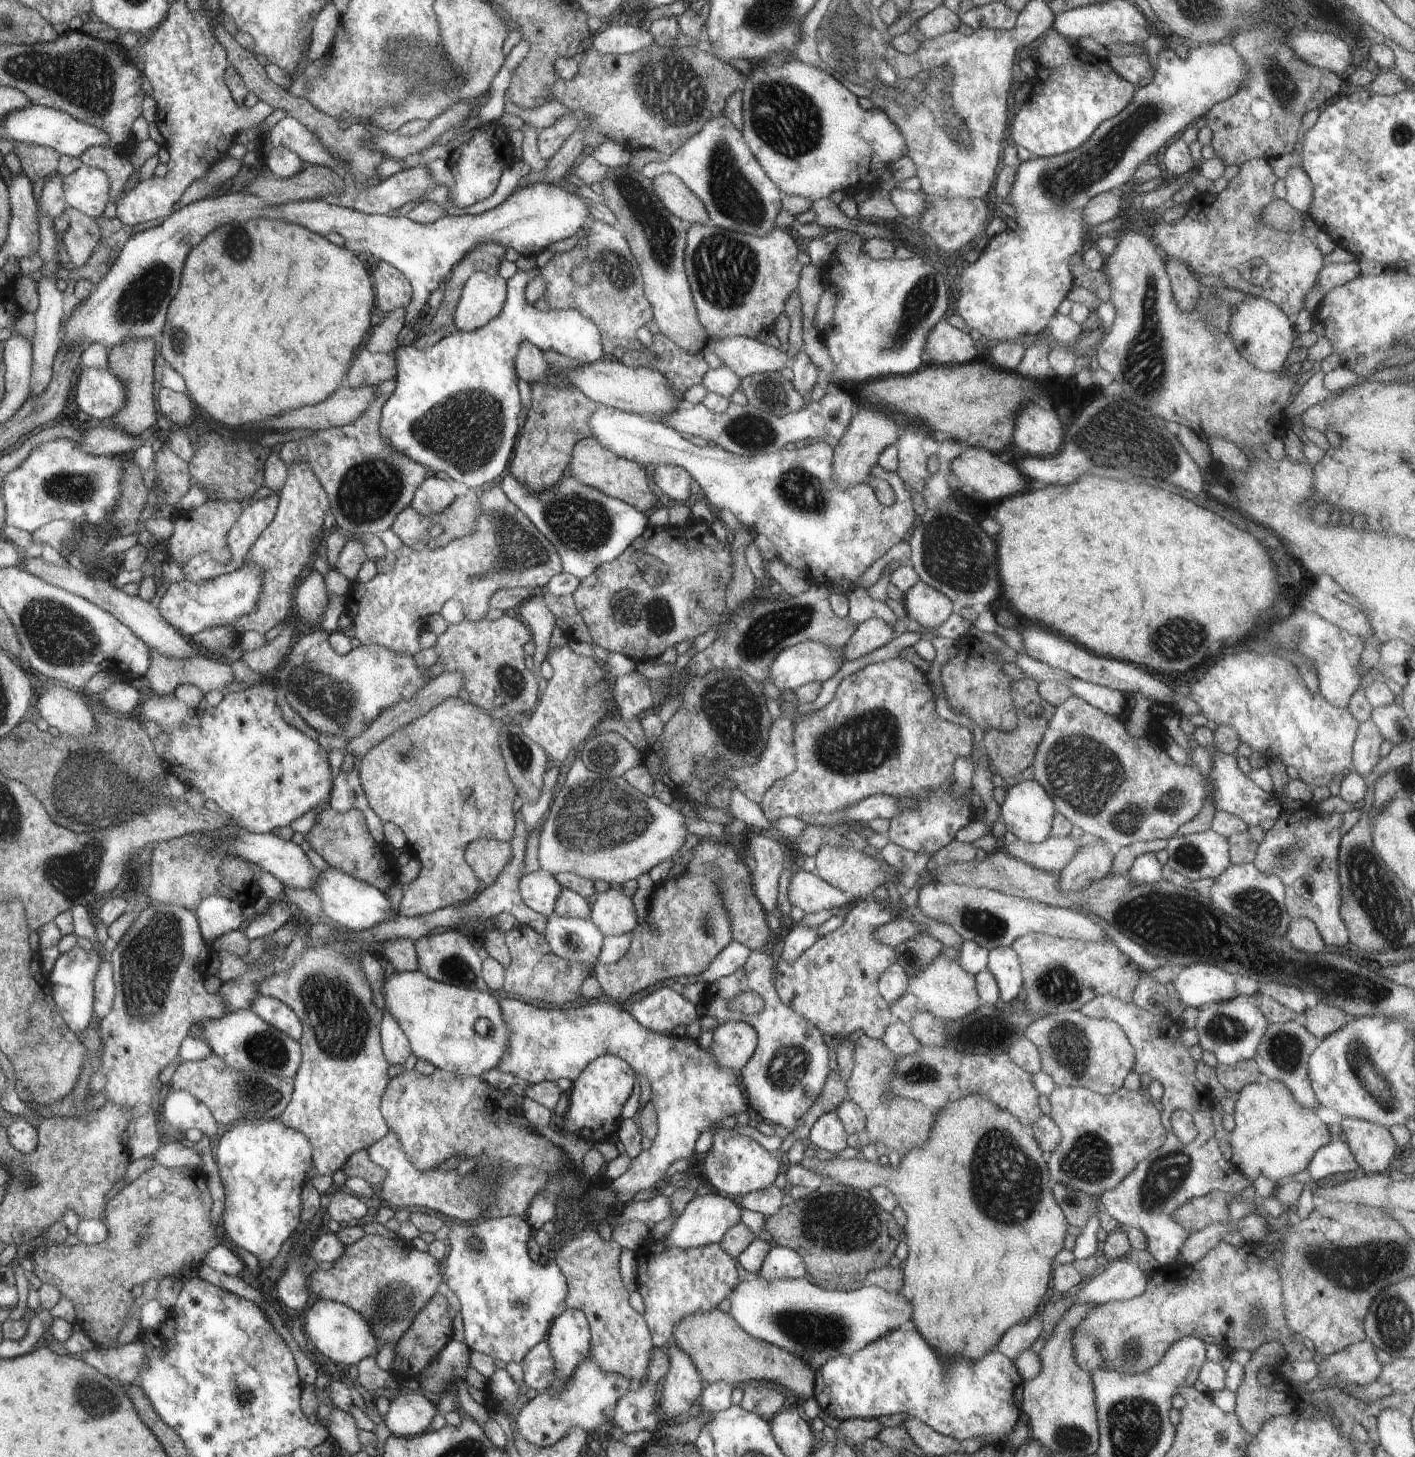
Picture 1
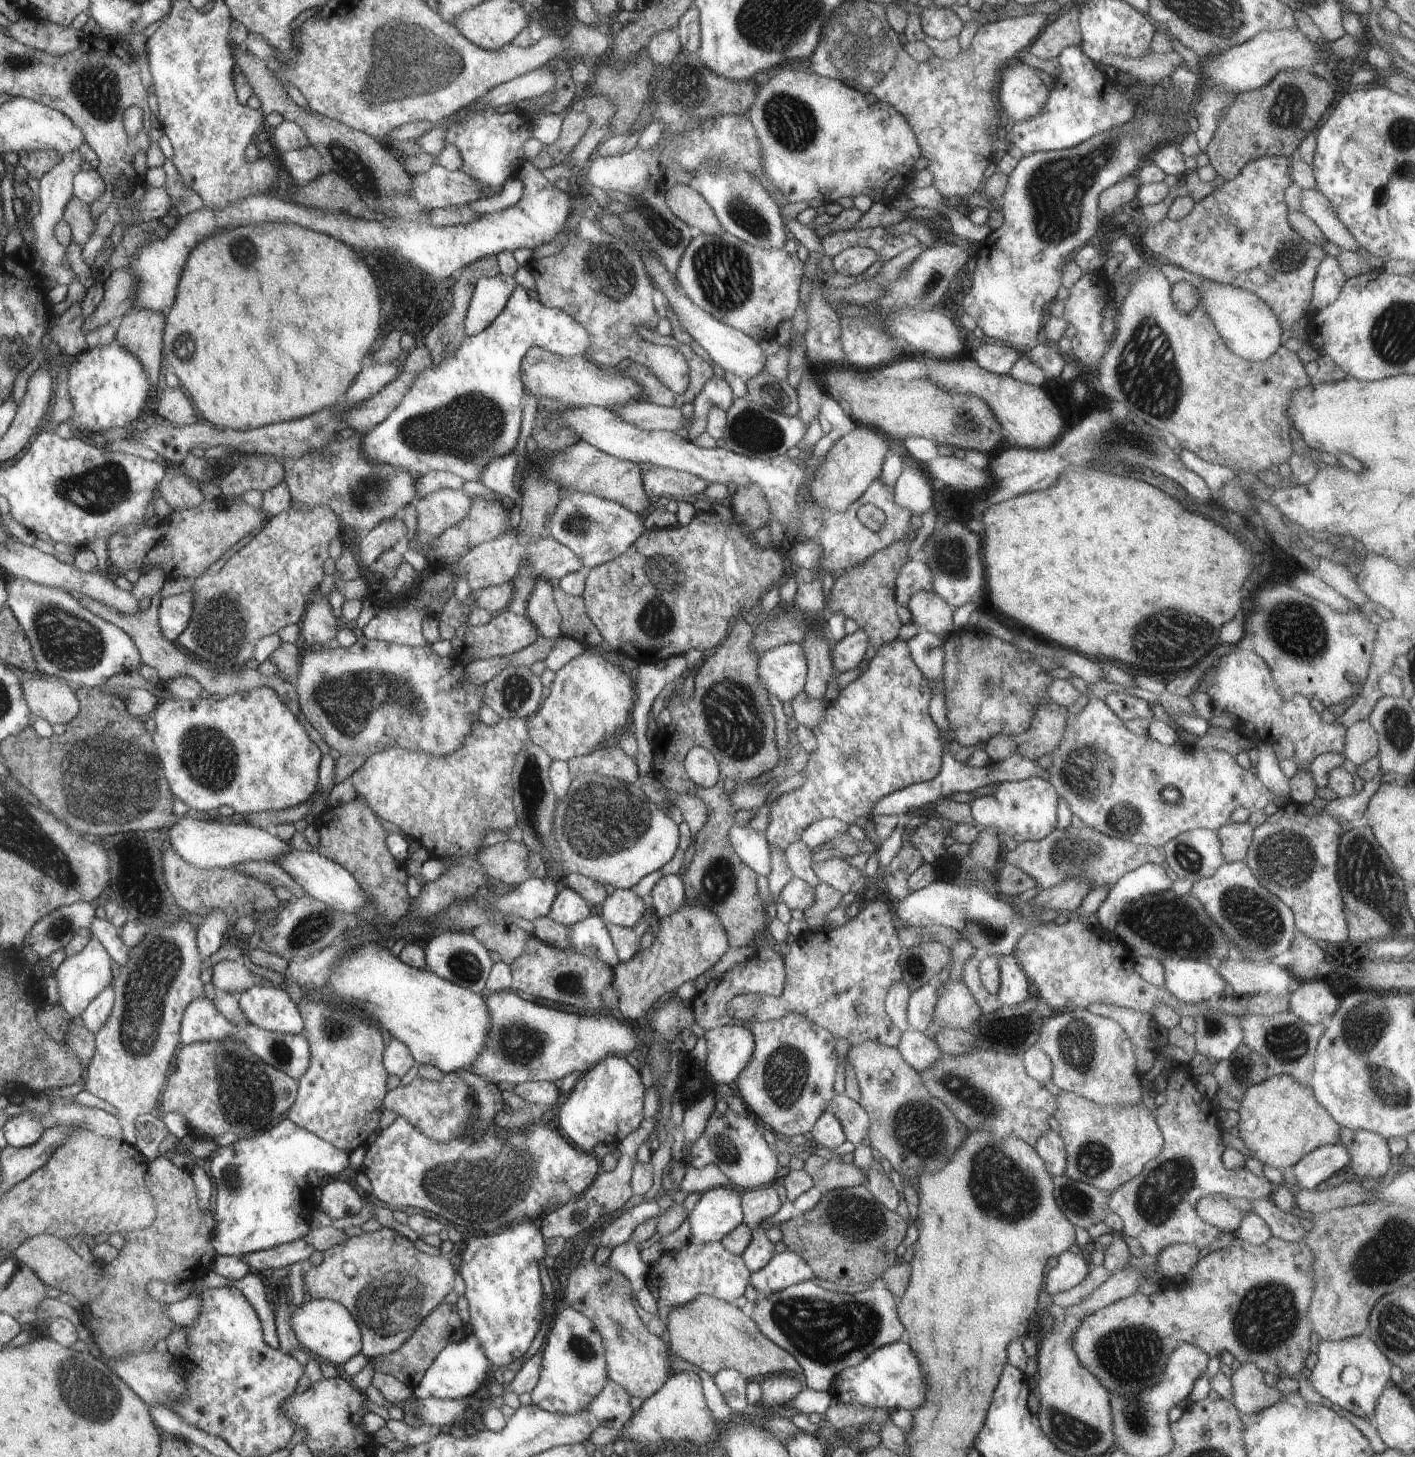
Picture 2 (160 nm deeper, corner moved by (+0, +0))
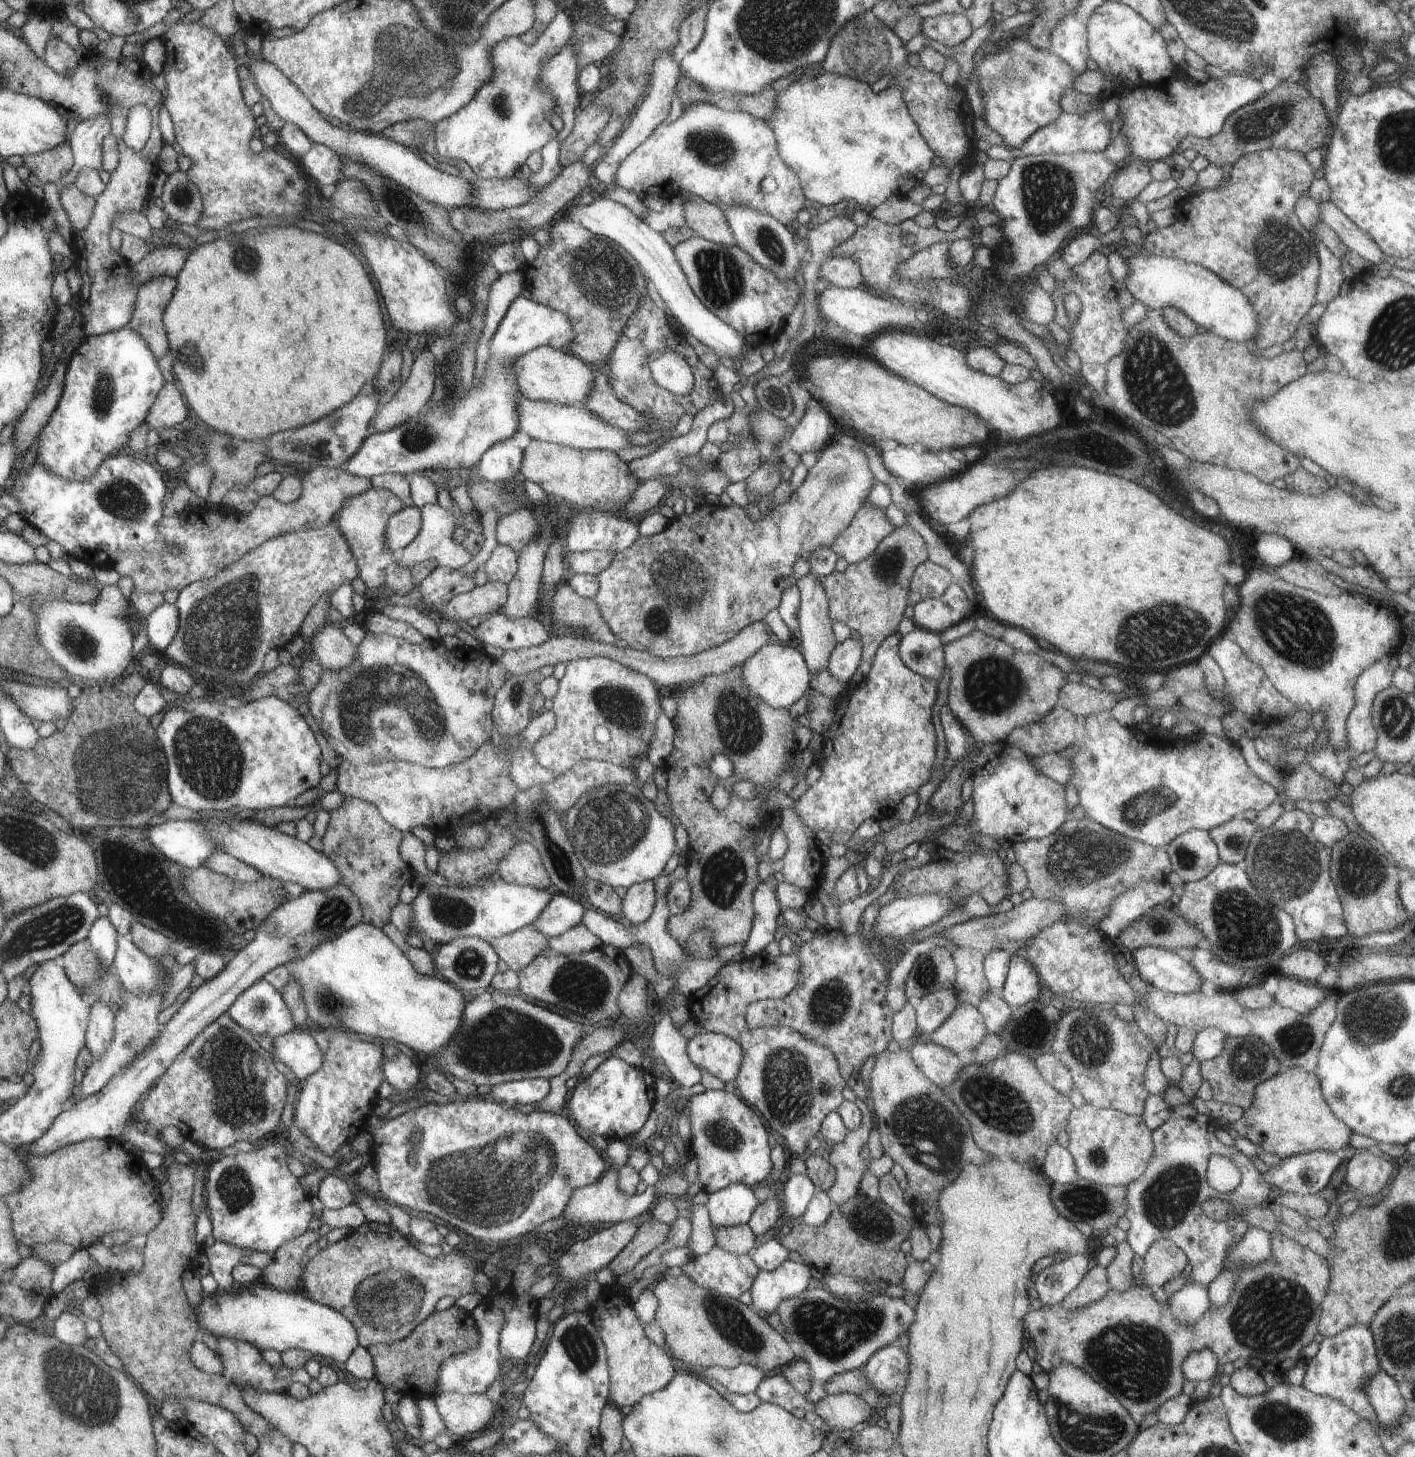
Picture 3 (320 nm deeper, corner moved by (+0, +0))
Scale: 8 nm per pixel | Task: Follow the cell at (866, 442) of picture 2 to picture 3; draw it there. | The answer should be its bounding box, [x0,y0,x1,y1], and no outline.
[594,437,874,658]

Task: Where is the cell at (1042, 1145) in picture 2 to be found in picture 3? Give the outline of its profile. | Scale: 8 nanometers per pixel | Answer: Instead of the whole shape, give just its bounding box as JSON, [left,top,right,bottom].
[1039,1142,1079,1184]

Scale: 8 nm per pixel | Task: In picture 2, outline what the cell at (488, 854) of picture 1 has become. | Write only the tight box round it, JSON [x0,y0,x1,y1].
[475,840,533,886]

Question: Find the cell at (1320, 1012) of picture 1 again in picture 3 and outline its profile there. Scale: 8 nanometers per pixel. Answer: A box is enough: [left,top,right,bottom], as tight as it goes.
[1274,977,1331,1014]

